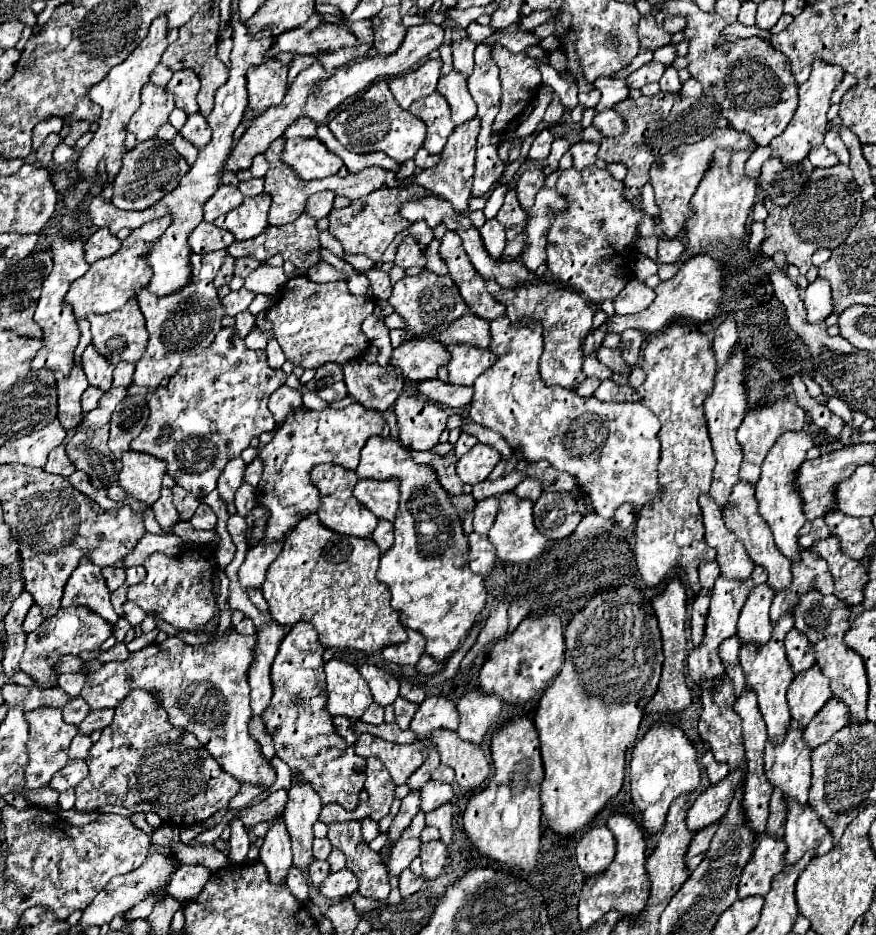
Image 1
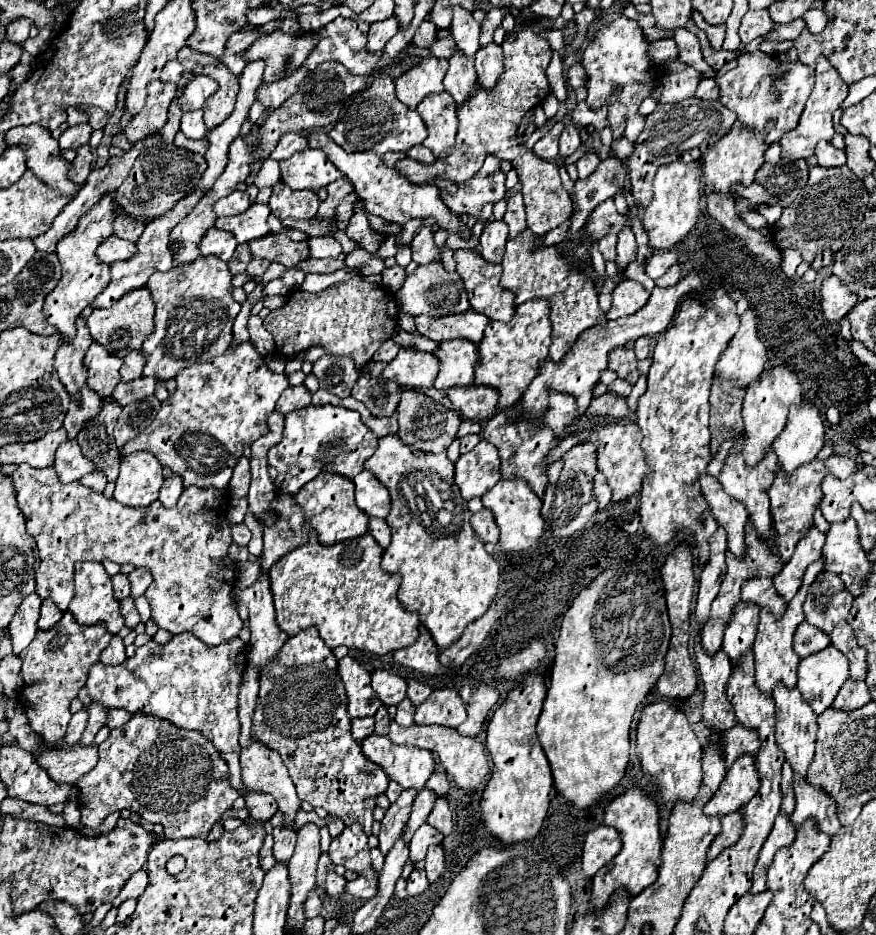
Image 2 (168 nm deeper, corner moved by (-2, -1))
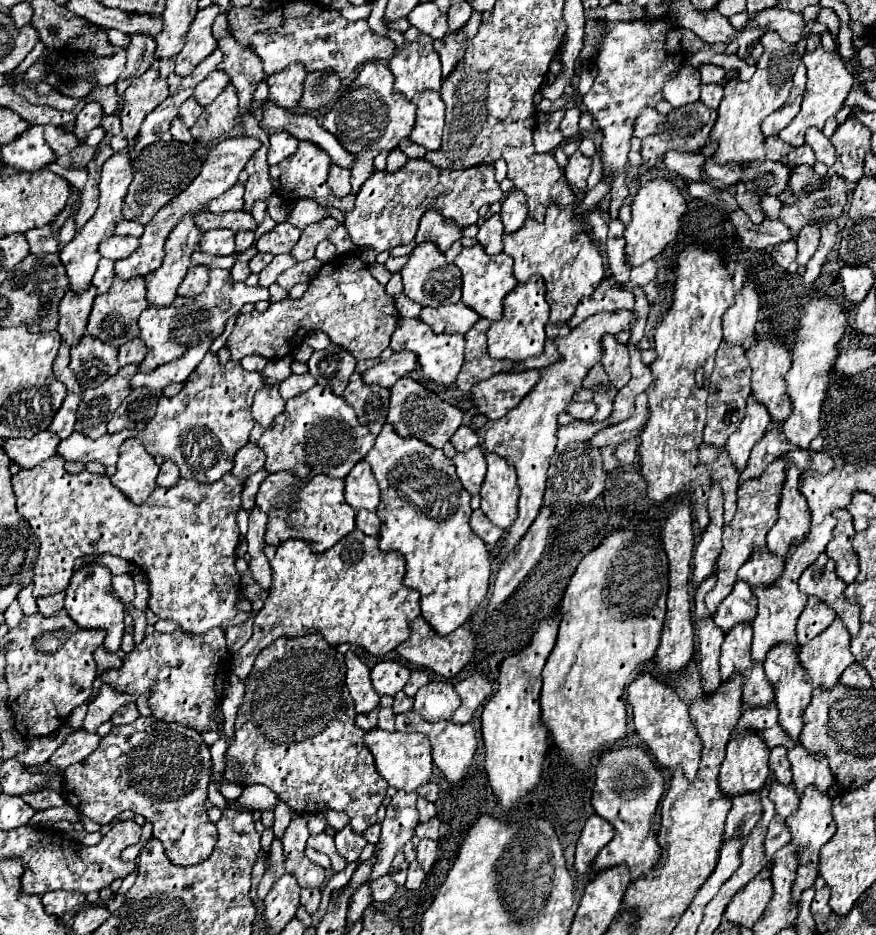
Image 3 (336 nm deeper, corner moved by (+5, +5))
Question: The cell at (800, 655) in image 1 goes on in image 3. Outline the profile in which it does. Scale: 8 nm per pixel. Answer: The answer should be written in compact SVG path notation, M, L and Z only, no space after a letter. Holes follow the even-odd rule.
M809 598L799 616L799 624L797 624L799 644L803 646L809 640L813 640L815 636L819 636L825 628L831 626L833 620L835 620L835 612L831 612L831 608L827 608L827 604L823 604L821 600Z

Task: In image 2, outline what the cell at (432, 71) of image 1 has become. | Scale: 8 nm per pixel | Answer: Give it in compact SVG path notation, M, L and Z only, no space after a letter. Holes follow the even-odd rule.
M436 56L420 60L414 68L404 72L394 80L396 84L396 98L406 104L410 110L414 110L422 98L428 94L442 92L442 78L448 70L448 60L440 60Z

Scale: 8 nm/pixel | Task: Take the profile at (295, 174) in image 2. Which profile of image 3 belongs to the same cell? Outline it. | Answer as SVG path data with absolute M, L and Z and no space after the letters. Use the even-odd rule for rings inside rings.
M305 140L305 142L299 142L299 148L293 156L289 156L283 162L270 167L270 181L275 194L281 196L287 204L295 204L299 198L309 198L321 206L328 205L342 212L351 212L355 208L356 194L349 194L343 198L337 198L331 194L329 186L327 186L329 166L331 166L329 156L323 150L319 150L315 144L309 144Z

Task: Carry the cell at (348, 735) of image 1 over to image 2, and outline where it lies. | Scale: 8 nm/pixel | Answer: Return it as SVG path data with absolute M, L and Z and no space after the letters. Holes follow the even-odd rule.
M354 718L350 726L352 726L354 740L364 740L374 732L374 718Z

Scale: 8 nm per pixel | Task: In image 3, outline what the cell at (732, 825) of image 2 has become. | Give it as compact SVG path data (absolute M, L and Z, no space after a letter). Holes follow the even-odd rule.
M747 792L747 796L735 796L731 814L725 822L725 840L733 838L737 830L741 830L745 836L751 834L755 828L755 822L759 822L759 816L763 816L763 808L759 808L759 792Z

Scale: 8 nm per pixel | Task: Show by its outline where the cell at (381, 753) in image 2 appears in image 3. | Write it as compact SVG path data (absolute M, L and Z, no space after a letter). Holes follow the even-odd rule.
M375 728L375 730L369 730L365 734L365 744L371 750L371 754L375 756L375 766L377 766L379 776L389 786L393 786L397 790L403 790L403 792L413 792L421 784L429 782L433 760L431 760L431 748L429 748L427 736L403 734L403 732L387 732L387 730Z

